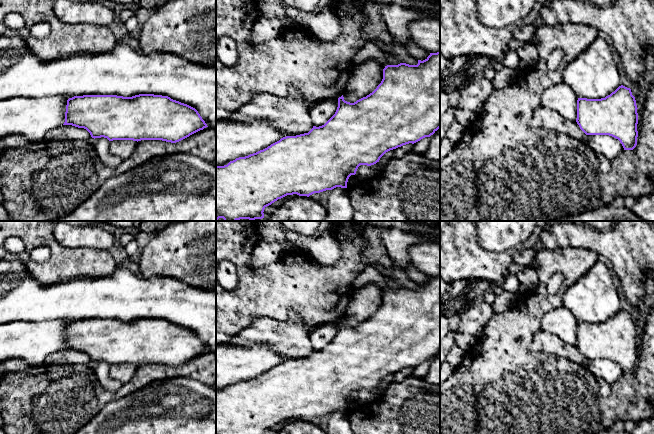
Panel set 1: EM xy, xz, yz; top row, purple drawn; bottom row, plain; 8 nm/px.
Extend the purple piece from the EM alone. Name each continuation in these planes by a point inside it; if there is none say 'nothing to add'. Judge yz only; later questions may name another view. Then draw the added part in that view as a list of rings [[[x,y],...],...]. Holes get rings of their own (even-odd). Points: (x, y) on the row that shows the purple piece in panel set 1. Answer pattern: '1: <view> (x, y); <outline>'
nothing to add

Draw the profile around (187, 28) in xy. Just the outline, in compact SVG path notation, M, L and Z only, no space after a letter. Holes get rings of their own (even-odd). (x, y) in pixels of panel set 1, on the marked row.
M167 0L159 9L151 12L149 18L140 26L136 34L139 41L139 50L145 54L152 52L170 53L196 64L216 66L216 0Z

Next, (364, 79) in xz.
M371 58L358 65L351 73L345 91L344 100L354 103L372 93L383 79L380 60Z

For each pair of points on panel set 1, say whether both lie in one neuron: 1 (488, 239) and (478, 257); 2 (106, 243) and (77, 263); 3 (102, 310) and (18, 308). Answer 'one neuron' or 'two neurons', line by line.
1: two neurons
2: two neurons
3: one neuron

